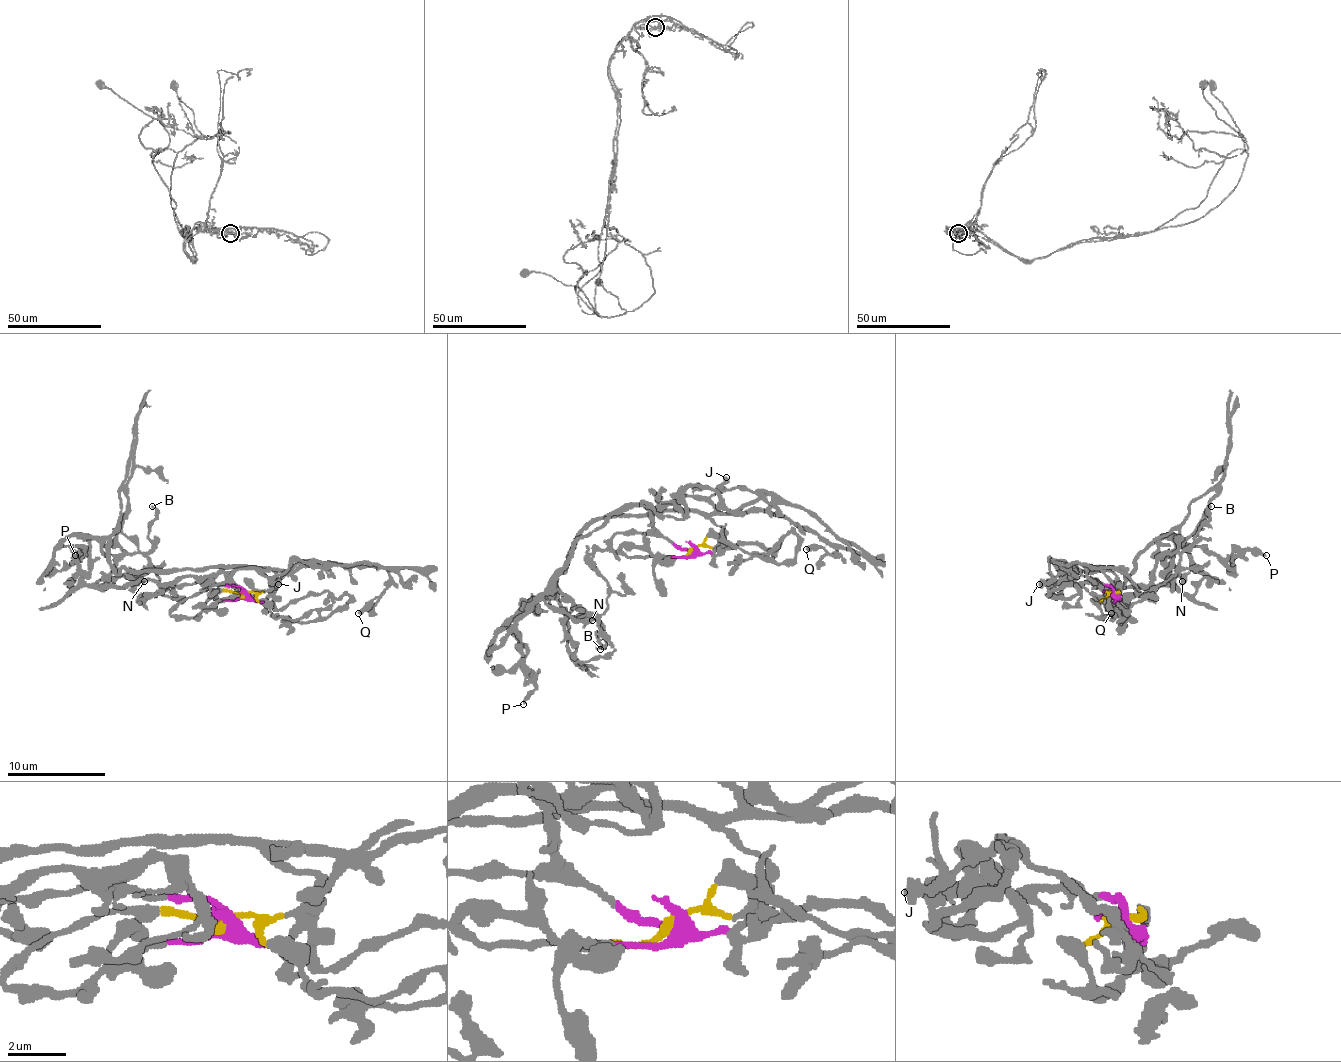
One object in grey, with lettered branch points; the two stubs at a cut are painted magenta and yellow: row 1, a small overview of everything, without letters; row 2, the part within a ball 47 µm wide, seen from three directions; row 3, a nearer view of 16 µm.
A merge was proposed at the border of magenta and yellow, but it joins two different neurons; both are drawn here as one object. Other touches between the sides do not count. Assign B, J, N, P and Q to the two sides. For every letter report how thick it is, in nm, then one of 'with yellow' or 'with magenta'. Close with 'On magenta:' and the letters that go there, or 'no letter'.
B: 280 nm | with magenta
J: 400 nm | with yellow
N: 340 nm | with magenta
P: 240 nm | with yellow
Q: 340 nm | with yellow
On magenta: B, N

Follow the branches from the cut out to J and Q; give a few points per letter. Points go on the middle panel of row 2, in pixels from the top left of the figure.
J: (691, 550), (713, 547), (723, 532), (711, 518), (711, 498), (725, 476)
Q: (691, 550), (718, 542), (723, 530), (713, 515), (757, 510), (819, 532), (836, 555), (806, 550)

